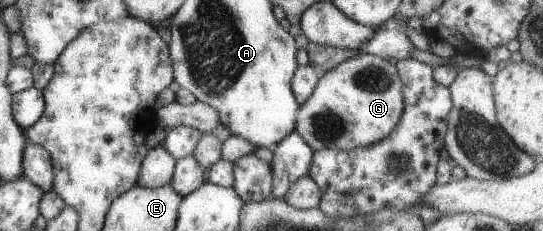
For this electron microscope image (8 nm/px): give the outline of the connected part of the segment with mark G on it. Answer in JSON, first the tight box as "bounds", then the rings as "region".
{"bounds":[296,52,404,152],"region":[[[361,52],[320,75],[312,96],[297,110],[296,130],[314,152],[370,146],[396,128],[404,107],[397,65]]]}

